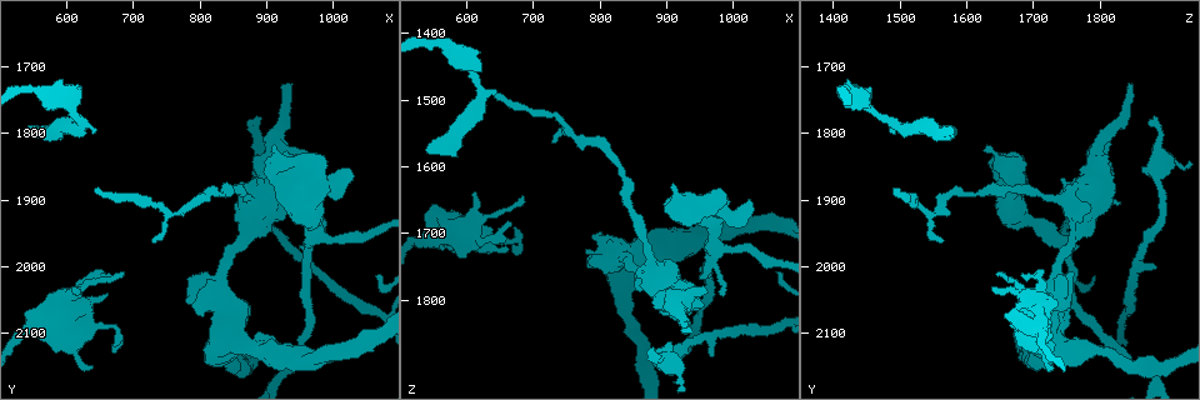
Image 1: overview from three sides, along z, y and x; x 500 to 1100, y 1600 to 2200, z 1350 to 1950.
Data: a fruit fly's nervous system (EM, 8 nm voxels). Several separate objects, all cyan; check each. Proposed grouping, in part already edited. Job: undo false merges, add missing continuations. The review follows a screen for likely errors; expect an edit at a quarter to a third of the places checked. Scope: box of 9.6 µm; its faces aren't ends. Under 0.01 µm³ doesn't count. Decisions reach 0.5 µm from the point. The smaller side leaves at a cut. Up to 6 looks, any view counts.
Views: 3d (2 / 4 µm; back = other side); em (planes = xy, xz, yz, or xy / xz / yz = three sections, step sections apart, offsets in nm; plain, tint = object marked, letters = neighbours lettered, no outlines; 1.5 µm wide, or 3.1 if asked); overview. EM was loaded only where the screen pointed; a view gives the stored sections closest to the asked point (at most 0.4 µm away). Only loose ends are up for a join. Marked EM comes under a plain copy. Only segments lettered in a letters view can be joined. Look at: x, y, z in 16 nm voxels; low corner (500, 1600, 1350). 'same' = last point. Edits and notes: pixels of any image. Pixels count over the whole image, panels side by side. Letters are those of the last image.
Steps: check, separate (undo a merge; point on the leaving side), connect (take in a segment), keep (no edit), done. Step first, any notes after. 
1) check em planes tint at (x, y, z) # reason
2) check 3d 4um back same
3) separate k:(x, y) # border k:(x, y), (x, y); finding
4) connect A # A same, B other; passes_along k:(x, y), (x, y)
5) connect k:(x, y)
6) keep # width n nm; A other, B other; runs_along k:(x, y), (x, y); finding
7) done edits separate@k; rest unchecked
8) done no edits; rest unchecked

check em planes letters at (870, 1900, 1725) # thick turns thin

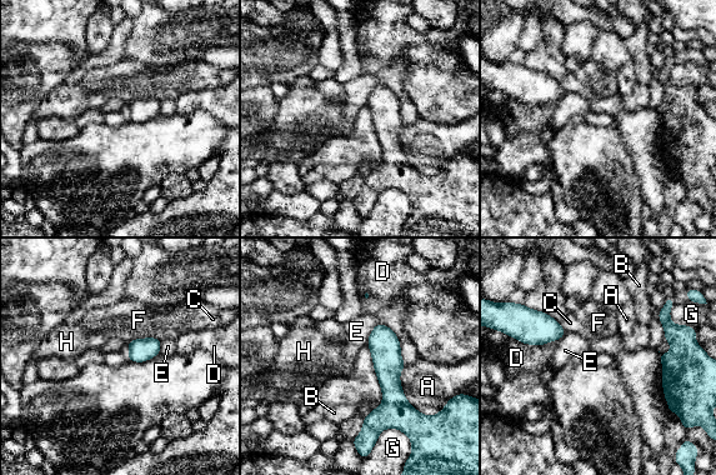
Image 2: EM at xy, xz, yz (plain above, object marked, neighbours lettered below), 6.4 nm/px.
keep # longest_contact A 420 nm; A other, B other, C other, D other, E other, F other, G other, H other; runs_along 2:(381, 326), (389, 410), (374, 431); one cell here

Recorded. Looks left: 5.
check em planes letters at (910, 1905, 1830) # an open end

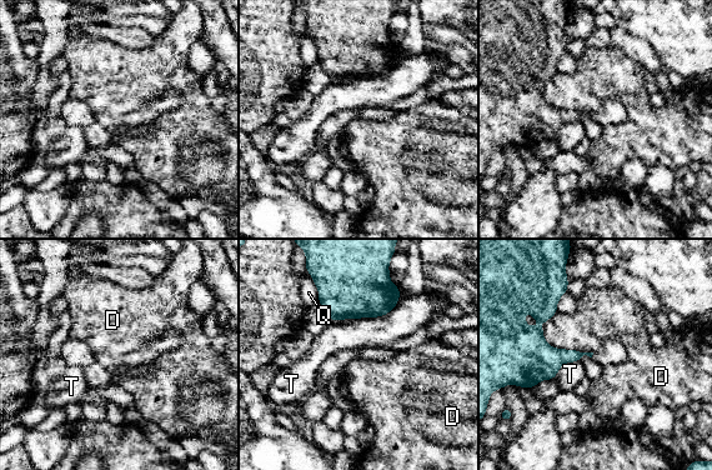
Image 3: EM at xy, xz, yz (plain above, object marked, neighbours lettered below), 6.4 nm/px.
keep # D other, Q other, T other; border 3:(542, 326), (548, 344), (592, 353); none of them fits

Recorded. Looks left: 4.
check 3d 4um at (690, 2010, 1640)

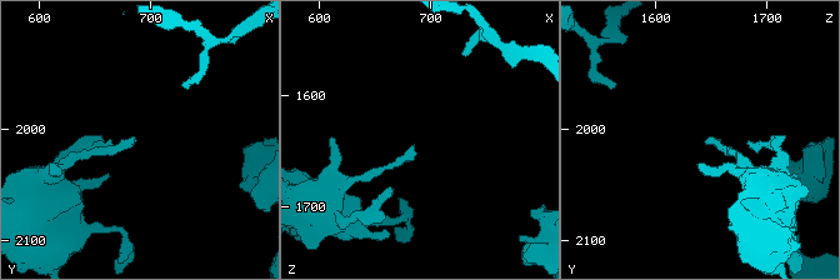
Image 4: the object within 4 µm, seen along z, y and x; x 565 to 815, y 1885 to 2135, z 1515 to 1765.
check em yz step 4 letters at (682, 2010, 1644) # now the EM

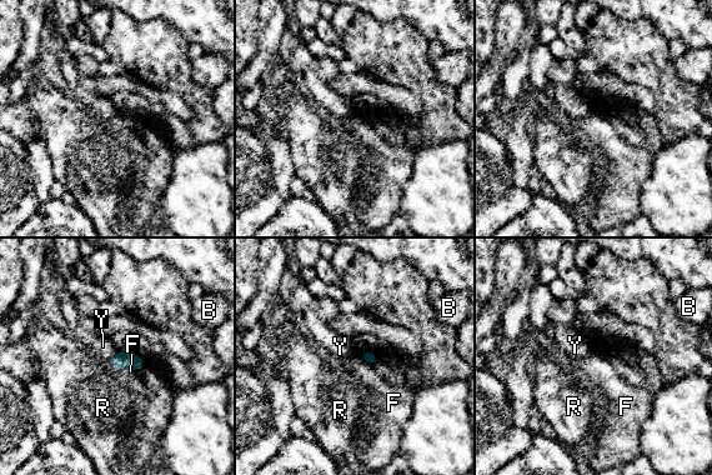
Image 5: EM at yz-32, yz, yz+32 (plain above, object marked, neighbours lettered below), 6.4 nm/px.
keep # longest_contact F 130 nm; B other, F other, R other, Y other; border 5:(123, 350), (108, 359); none of them fits

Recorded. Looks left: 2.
done no edits; rest unchecked

